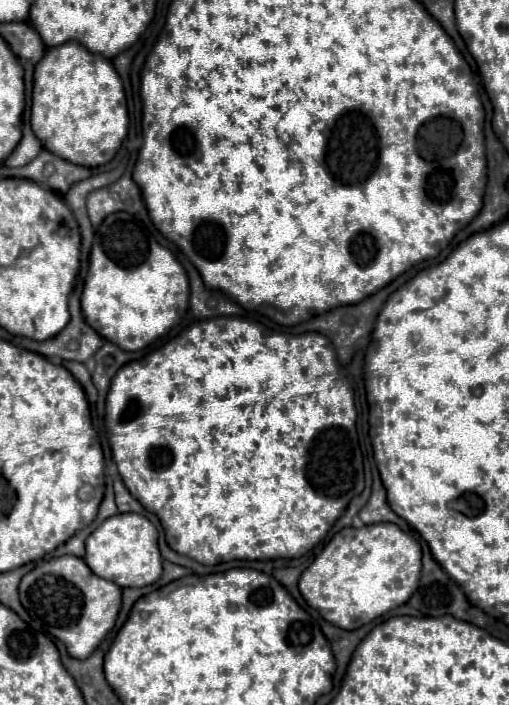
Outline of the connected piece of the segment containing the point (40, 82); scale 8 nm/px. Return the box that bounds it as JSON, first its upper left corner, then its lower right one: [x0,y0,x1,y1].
[31,42,129,168]

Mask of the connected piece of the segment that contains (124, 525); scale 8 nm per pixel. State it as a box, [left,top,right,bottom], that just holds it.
[85,514,163,588]

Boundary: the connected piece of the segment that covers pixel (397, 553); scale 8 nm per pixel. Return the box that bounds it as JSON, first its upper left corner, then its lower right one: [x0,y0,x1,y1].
[299,522,421,630]

